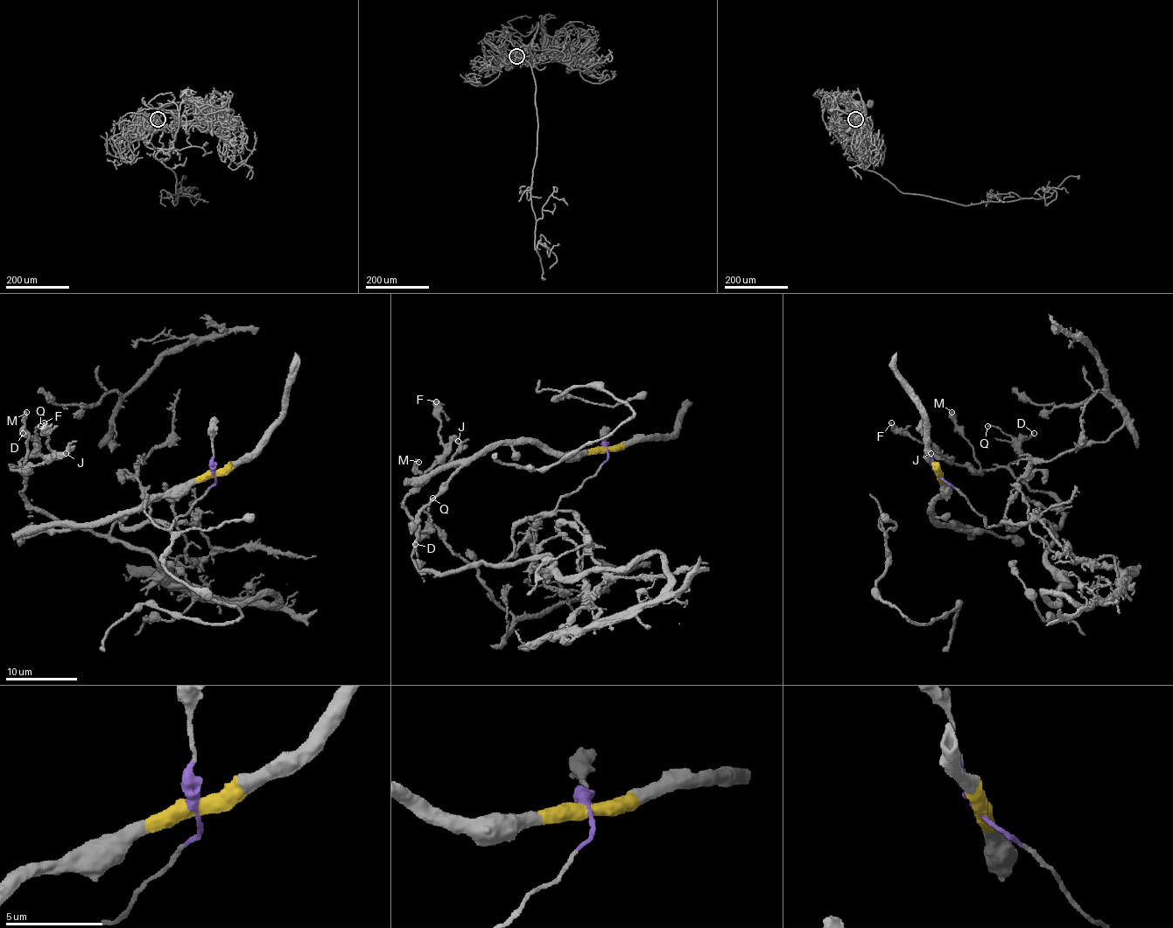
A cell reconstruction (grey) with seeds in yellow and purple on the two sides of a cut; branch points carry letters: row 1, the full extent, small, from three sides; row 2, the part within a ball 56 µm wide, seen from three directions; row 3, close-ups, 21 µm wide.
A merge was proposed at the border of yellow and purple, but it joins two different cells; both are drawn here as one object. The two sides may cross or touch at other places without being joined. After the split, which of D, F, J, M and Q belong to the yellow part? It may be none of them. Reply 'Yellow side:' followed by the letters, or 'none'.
Yellow side: none

